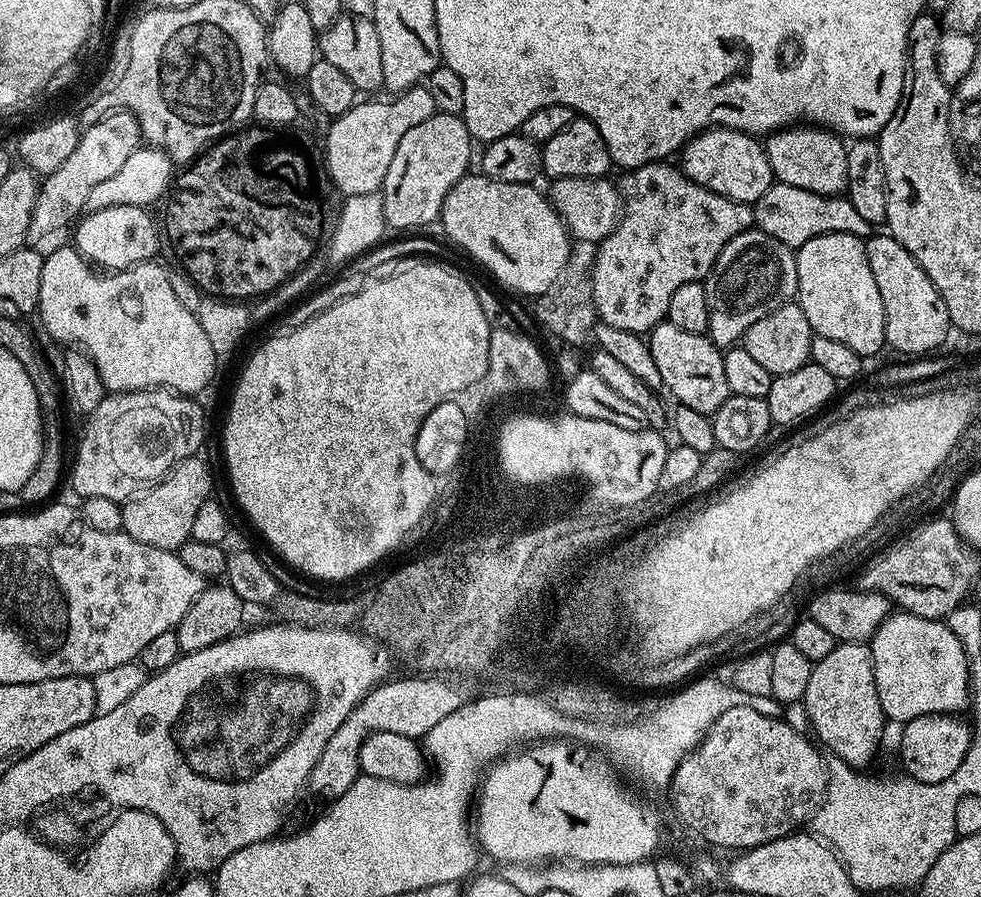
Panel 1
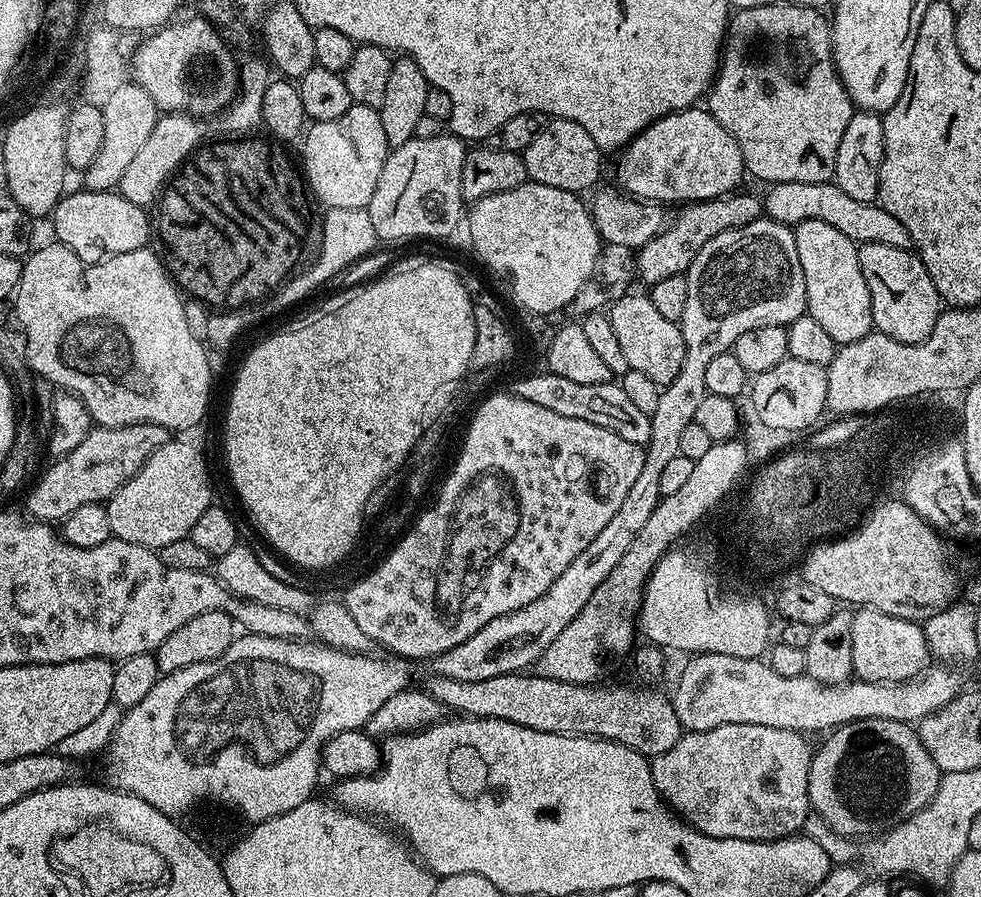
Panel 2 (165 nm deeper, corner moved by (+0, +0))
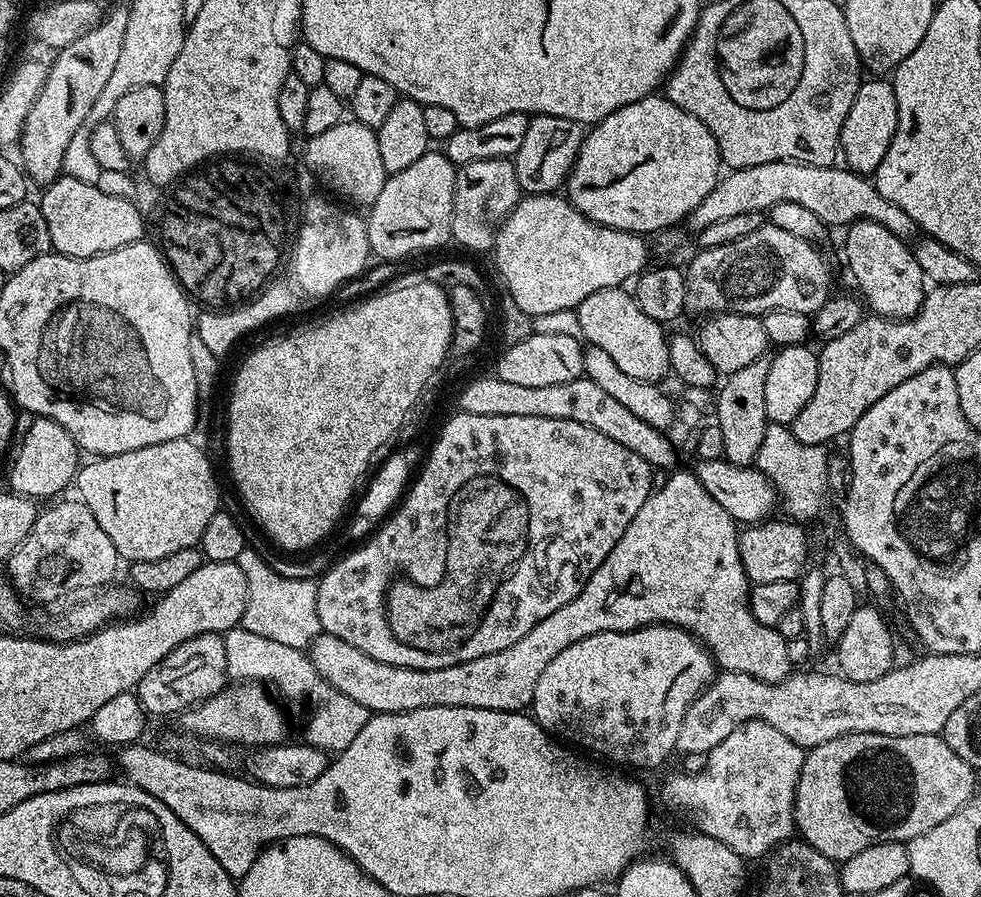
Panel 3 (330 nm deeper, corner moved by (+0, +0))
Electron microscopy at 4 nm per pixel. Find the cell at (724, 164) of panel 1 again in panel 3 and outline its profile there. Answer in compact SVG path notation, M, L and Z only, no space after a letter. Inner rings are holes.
M653 94L638 102L630 102L630 106L622 106L622 110L614 110L614 114L602 118L597 124L591 125L587 129L582 146L578 150L578 158L566 181L566 198L583 216L590 218L596 224L607 228L617 228L623 232L655 234L663 228L679 225L688 217L694 210L694 206L698 206L698 202L702 202L702 198L706 198L706 194L710 194L710 190L714 190L716 181L720 179L721 175L722 161L718 142L714 142L714 134L710 134L710 130L706 130L706 126L702 122L698 122L698 118L694 118L694 114L690 114L685 108L674 106L674 102L670 102L667 95Z

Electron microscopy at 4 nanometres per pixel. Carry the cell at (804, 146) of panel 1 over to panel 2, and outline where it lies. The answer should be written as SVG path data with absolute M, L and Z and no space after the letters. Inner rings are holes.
M766 2L762 6L741 8L731 13L728 21L728 35L724 41L720 67L711 88L706 93L706 110L729 132L738 142L738 150L742 150L744 170L749 177L757 176L765 180L765 185L781 184L782 182L829 182L834 177L834 162L838 158L838 142L842 142L842 134L846 126L850 126L850 118L854 111L852 100L836 72L836 64L832 61L832 30L826 16L816 8L805 8L803 3L772 4Z

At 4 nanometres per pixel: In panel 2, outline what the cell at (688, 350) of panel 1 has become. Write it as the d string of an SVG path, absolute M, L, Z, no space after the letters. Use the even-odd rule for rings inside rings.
M651 295L623 296L610 305L607 318L614 326L614 335L621 343L626 362L633 373L641 372L646 379L653 380L656 386L669 384L674 382L674 378L678 378L686 354L682 330L677 321L664 317L654 307Z

